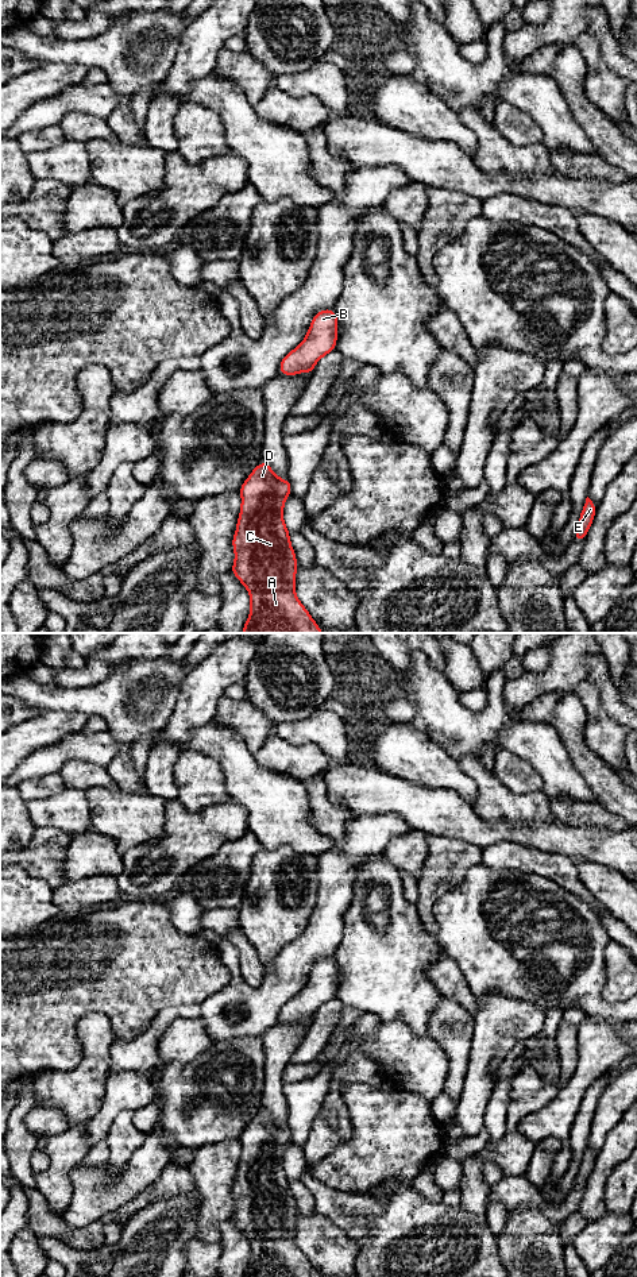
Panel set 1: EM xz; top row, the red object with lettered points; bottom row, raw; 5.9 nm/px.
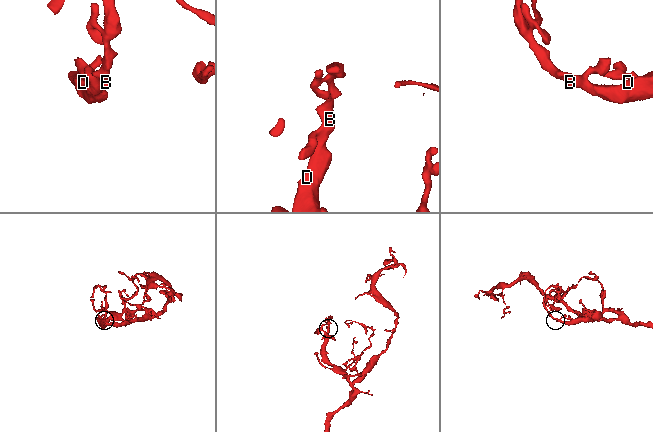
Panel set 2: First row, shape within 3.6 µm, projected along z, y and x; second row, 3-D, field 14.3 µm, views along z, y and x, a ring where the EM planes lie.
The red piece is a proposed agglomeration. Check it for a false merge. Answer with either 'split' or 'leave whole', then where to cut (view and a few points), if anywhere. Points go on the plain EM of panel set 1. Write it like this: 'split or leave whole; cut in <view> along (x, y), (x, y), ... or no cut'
leave whole; no cut

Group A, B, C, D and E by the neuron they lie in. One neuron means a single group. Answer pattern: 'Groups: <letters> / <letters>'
Groups: A B C D E

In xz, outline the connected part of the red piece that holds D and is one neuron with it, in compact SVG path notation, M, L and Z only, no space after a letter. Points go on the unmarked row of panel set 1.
M260 1110L239 1137L242 1151L232 1185L235 1210L231 1220L250 1241L250 1264L243 1277L321 1277L296 1243L298 1211L283 1169L289 1127L281 1127L267 1110Z

